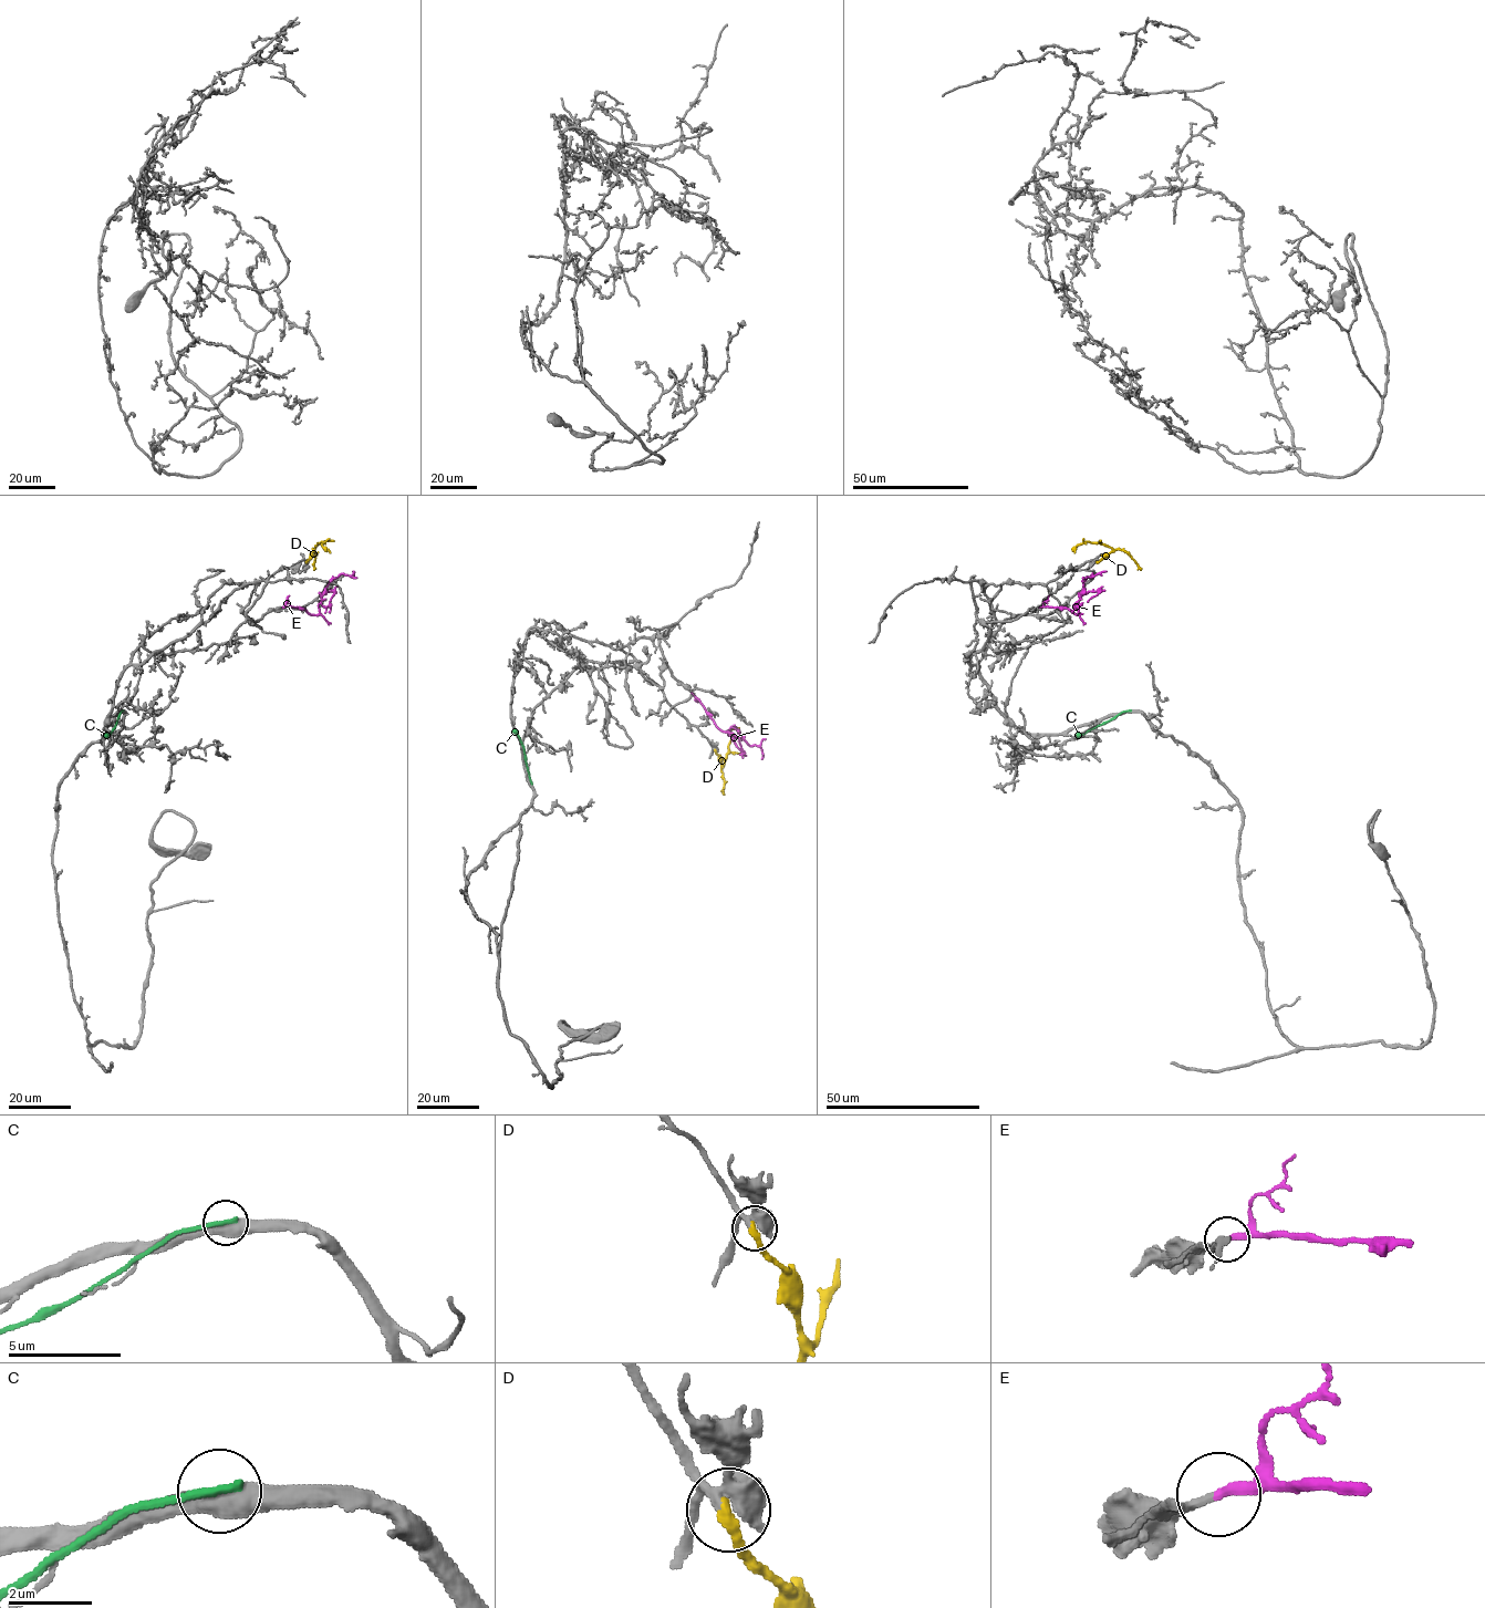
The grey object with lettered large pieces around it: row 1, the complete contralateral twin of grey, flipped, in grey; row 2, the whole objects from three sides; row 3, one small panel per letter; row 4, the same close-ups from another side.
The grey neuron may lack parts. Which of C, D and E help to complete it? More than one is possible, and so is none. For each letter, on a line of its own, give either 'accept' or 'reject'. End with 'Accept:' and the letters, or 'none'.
C: reject
D: accept
E: accept
Accept: D, E

